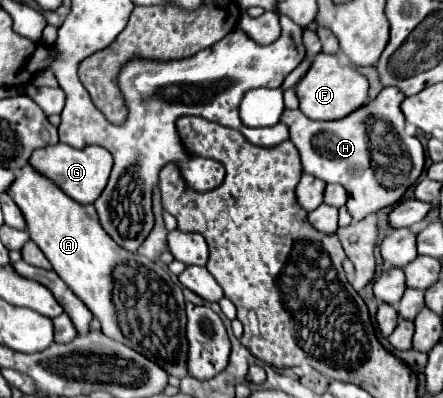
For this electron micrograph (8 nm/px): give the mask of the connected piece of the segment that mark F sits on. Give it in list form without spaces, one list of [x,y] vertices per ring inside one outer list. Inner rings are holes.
[[[319,53],[313,59],[309,71],[297,83],[295,93],[299,99],[299,109],[305,117],[317,119],[317,121],[319,119],[329,121],[329,119],[341,119],[351,111],[359,109],[361,105],[365,105],[369,99],[367,89],[369,89],[369,83],[365,75],[361,75],[357,69],[351,69],[349,65],[343,65],[337,55]]]

